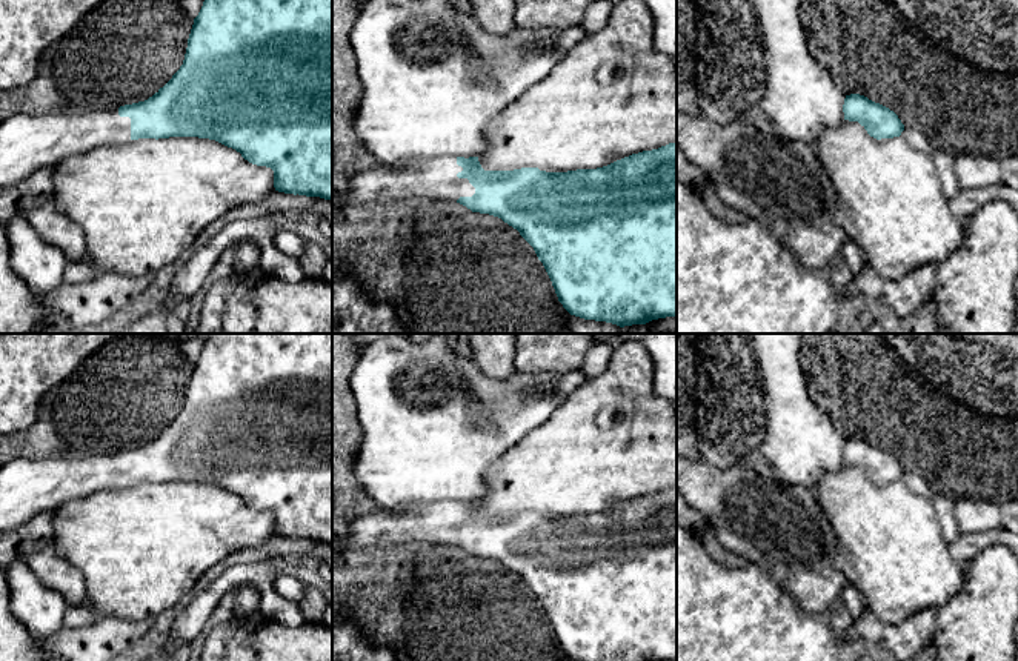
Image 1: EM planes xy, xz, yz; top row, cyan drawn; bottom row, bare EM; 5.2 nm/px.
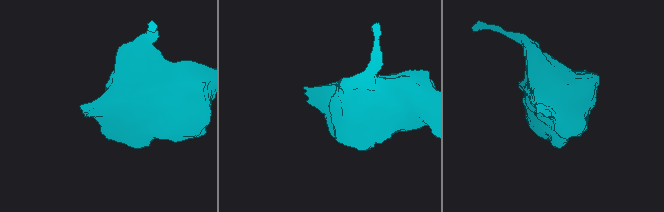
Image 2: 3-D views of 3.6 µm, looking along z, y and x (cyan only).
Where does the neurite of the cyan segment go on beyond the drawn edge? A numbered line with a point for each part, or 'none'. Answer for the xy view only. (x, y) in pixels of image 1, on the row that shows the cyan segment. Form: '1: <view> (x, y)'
1: xy (28, 143)

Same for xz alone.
1: xz (435, 179)

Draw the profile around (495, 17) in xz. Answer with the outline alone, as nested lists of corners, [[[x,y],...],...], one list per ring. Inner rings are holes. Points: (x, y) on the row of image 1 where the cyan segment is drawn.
[[[472,0],[471,15],[492,35],[507,35],[517,28],[514,0]]]

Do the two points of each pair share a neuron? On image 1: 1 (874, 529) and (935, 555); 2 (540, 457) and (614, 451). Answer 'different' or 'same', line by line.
1: same
2: same

